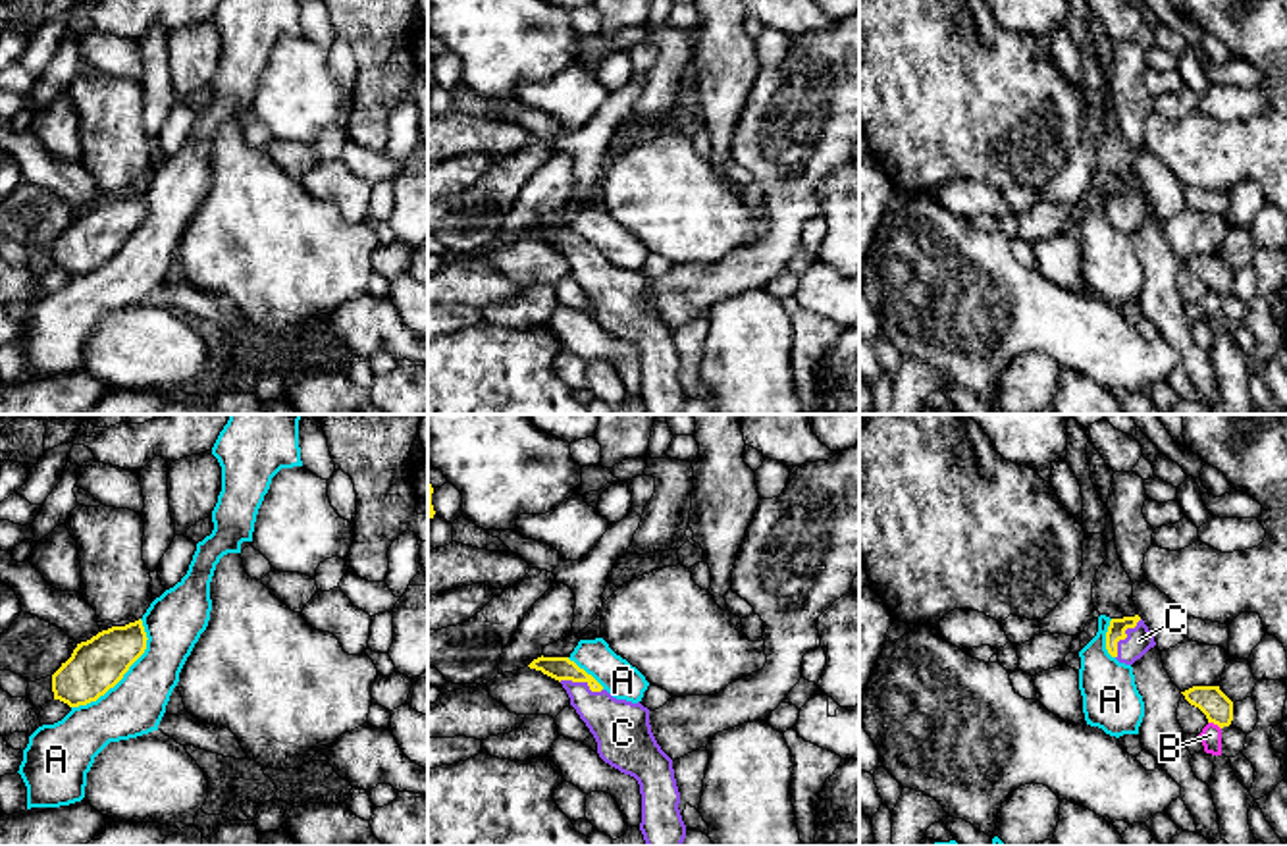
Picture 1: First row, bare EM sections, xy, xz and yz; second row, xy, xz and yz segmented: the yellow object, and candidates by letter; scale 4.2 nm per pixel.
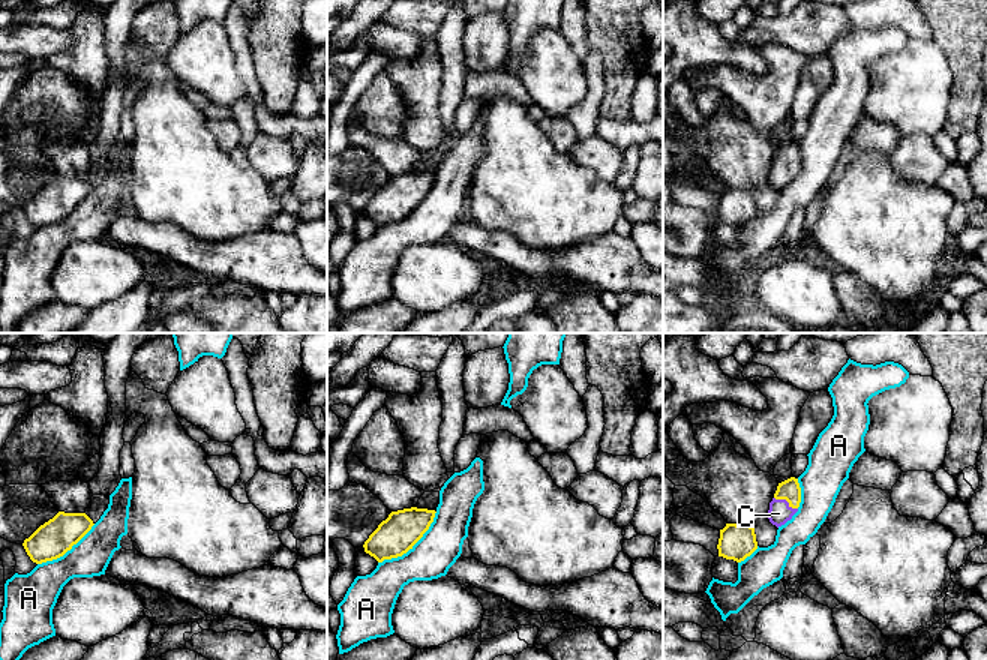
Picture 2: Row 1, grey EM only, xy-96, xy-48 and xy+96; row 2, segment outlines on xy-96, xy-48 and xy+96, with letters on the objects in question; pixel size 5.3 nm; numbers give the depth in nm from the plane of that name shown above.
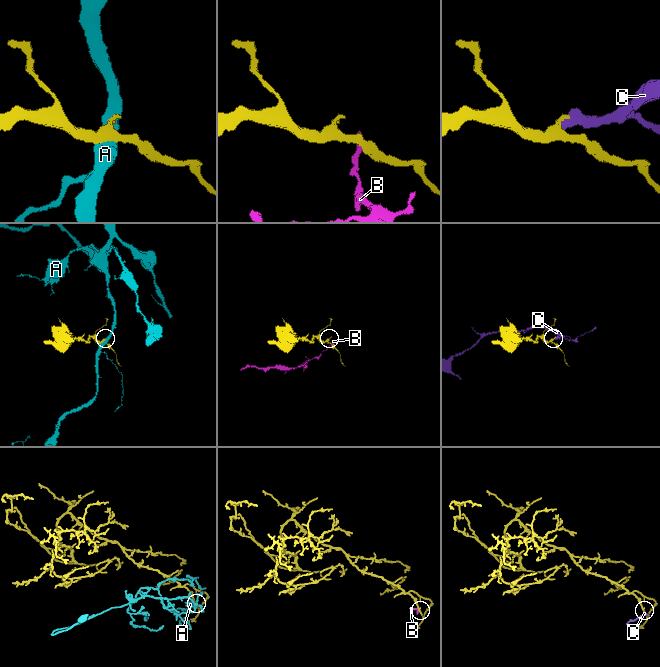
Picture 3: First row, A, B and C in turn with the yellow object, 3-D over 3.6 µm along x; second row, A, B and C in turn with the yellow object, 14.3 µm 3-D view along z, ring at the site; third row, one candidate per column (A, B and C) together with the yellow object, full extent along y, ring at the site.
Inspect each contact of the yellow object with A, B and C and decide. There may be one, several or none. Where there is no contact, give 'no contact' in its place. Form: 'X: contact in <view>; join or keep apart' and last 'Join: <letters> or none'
A: contact in xy; keep apart
B: contact in yz; keep apart
C: contact in yz; join
Join: C

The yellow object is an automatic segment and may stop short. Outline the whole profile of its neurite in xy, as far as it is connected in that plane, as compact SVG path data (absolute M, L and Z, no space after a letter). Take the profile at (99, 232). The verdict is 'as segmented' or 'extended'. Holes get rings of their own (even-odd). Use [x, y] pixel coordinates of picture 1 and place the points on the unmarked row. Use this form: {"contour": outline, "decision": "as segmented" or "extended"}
{"contour": "M143 189L112 195L77 212L52 243L54 268L69 276L87 274L114 256L146 218Z", "decision": "as segmented"}

